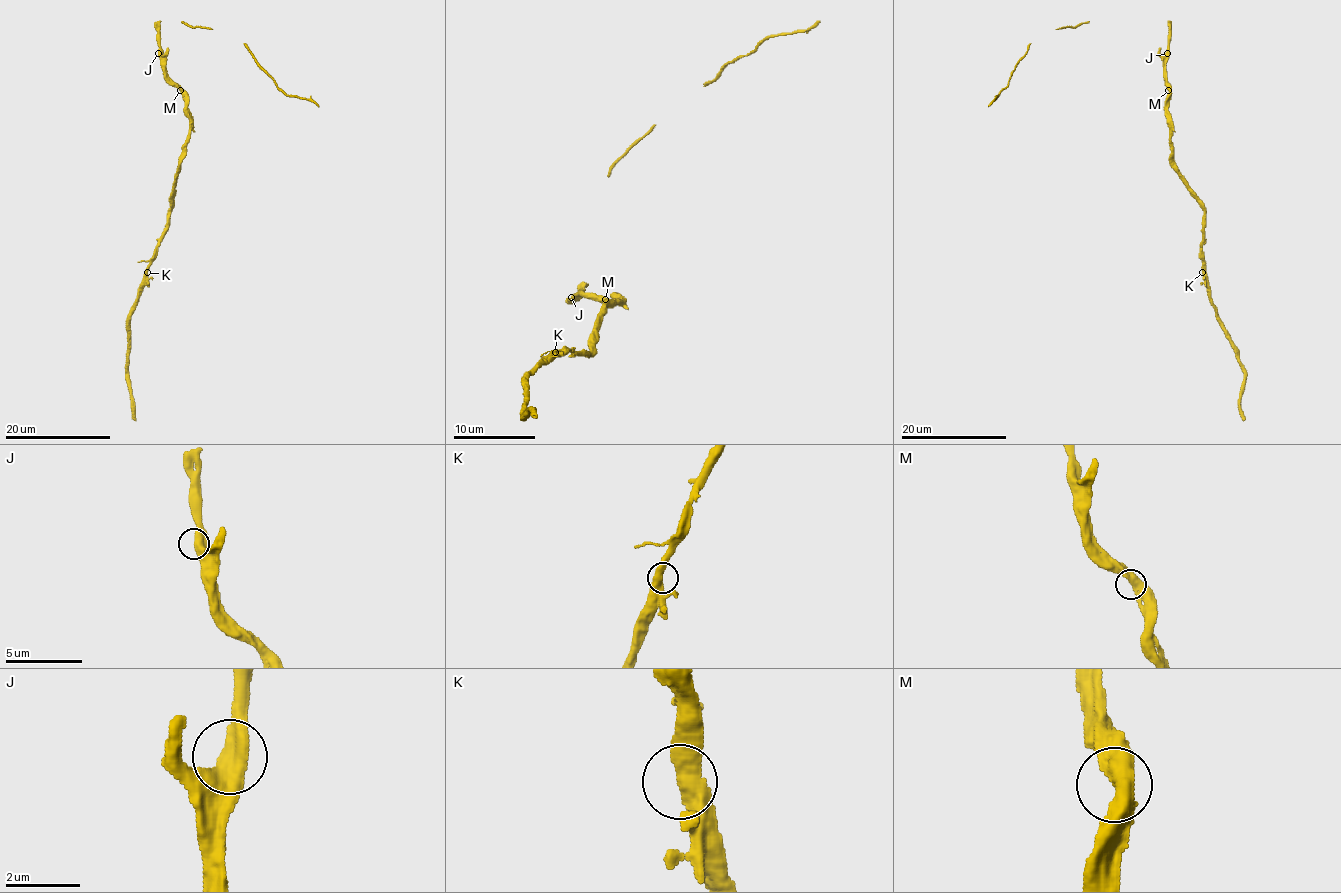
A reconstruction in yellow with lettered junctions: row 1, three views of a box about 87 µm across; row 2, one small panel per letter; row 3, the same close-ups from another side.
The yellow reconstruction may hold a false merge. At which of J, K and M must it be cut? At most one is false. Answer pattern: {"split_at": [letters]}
{"split_at": []}

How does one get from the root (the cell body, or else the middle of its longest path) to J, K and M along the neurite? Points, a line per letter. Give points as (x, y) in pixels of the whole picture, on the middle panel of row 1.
J: (620, 301), (602, 301), (585, 294), (571, 297)
K: (620, 301), (610, 303), (598, 317), (591, 348), (585, 354), (555, 352)
M: (620, 301), (606, 299)

